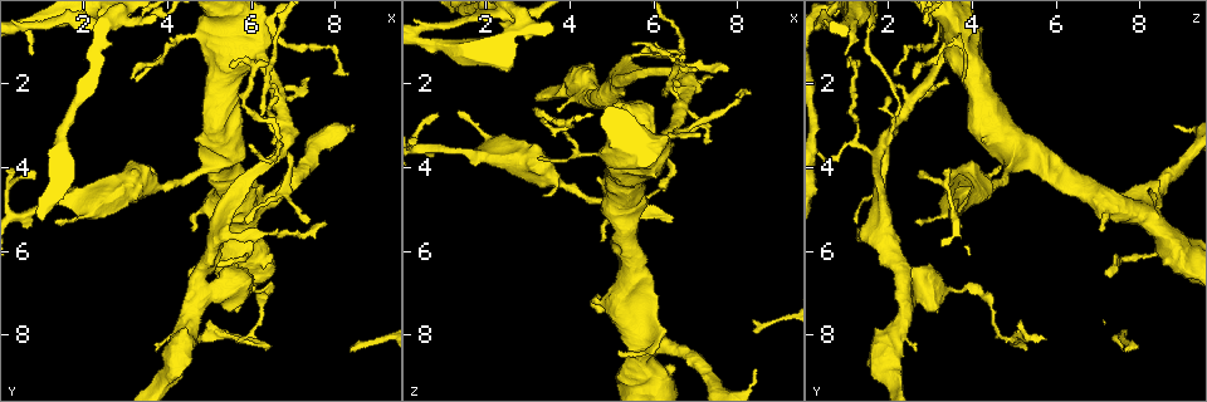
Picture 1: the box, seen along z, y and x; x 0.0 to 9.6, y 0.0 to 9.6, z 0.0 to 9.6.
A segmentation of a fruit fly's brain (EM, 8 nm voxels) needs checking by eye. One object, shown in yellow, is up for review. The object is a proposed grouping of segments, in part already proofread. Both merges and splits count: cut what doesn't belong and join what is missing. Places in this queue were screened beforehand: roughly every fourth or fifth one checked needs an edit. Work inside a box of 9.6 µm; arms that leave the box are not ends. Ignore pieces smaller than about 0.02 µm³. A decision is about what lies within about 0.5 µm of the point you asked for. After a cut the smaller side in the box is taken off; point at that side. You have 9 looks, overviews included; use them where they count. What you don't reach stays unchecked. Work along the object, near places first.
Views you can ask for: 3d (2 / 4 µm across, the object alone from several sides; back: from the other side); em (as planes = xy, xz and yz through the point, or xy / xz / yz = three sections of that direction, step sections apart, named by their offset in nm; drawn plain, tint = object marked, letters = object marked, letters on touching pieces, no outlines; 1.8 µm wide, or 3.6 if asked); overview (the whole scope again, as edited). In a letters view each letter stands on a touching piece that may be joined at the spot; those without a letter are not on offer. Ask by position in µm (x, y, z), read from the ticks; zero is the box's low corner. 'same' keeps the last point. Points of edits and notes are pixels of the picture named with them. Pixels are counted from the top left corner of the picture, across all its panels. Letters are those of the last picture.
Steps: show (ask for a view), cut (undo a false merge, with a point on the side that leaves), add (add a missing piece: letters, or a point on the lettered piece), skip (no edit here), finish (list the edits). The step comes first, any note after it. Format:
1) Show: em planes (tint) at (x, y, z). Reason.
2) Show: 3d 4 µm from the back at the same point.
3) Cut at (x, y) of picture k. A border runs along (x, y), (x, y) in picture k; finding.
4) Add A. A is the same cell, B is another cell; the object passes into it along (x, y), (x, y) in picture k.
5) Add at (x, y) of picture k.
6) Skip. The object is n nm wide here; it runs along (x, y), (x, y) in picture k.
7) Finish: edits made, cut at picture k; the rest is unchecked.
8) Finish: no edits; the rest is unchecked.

Show: em planes (letters) at (6.35, 8.25, 5.35). Branch stops here.

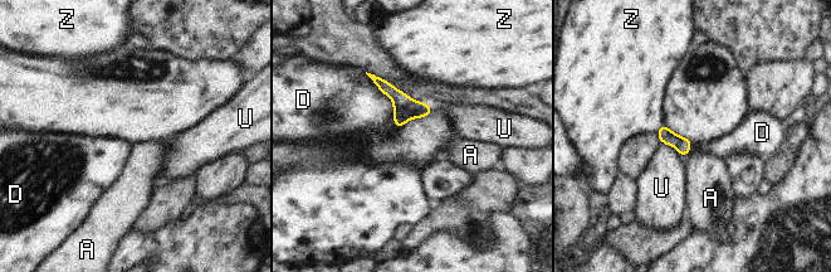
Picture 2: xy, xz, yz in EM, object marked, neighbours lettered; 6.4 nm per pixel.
Skip. A, D, U and Z are other cells; a border runs along (365, 72), (391, 100), (396, 126) in picture 2; no lettered piece goes on from it.

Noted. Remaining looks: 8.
Show: em planes (letters) at (4.55, 6.50, 7.15). Thin end.

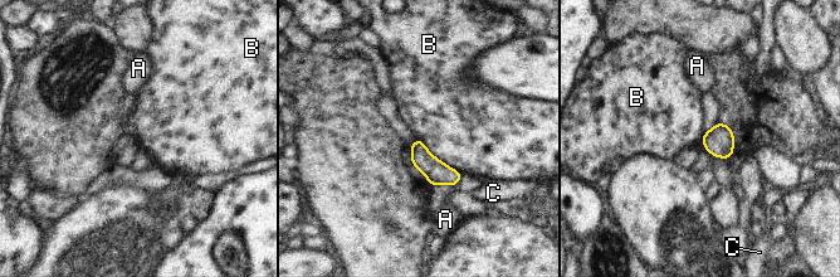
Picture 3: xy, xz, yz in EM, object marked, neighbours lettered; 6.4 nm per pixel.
Skip. A, B and C are other cells; a border runs along (416, 139), (430, 152), (460, 174) in picture 3; none of them fits.

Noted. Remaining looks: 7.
Show: em yz step 16 (tint) at (7.45, 5.30, 1.90). Tapers out.

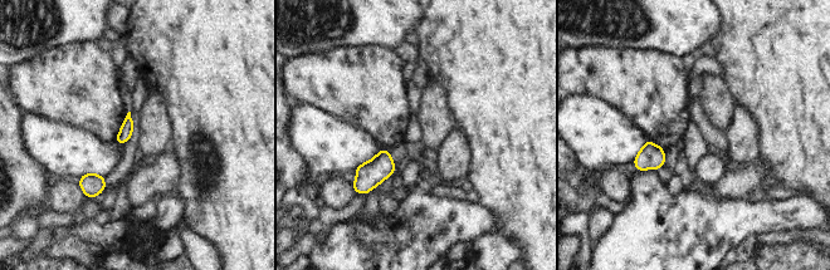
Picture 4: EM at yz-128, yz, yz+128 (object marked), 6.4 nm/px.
Show: em xy step 8 (letters) at the same point.

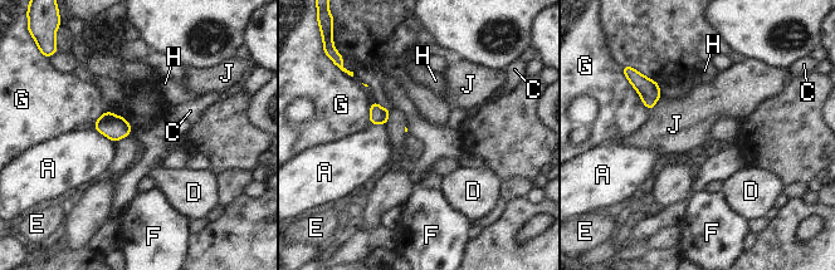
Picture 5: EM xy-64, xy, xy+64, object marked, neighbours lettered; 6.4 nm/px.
Skip. A, C, D, E, F, G, H and J are other cells; a border runs along (660, 94), (649, 109) in picture 5; none of them fits.

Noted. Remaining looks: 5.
Show: 3d 4 µm at (1.30, 5.35, 2.65). An open end.

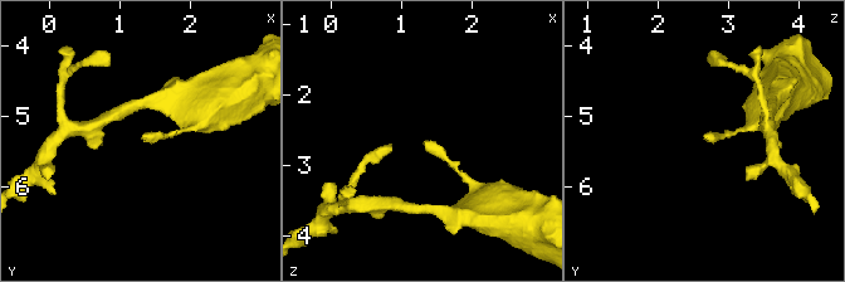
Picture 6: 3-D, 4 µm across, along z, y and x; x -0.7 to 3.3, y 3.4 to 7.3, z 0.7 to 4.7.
Show: em yz step 16 (letters) at (1.35, 5.25, 2.65). Shape alone is not enough.

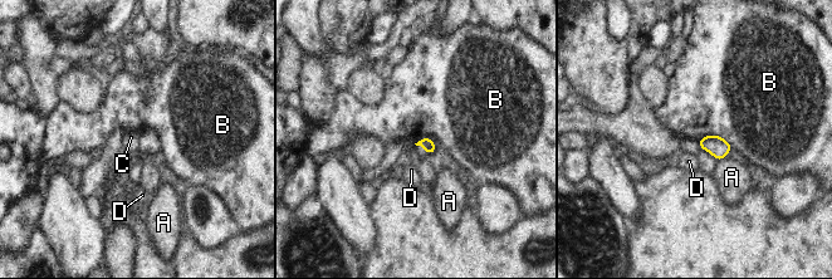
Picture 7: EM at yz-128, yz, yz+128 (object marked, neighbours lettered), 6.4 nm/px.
Skip. A, B, C and D are other cells; a border runs along (699, 140), (720, 136), (732, 146) in picture 7; no lettered piece goes on from it.

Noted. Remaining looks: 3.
Finish: no edits; the rest is unchecked.

